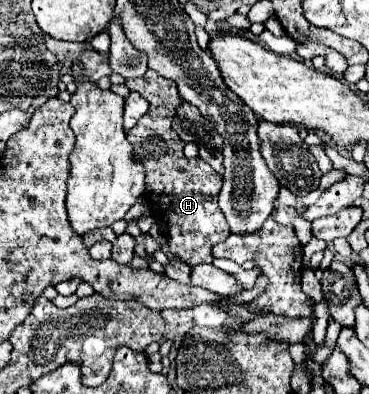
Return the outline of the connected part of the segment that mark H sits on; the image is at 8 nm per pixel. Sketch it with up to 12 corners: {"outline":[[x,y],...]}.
{"outline":[[127,79],[151,104],[131,130],[167,250],[211,262],[231,234],[223,178],[183,154],[173,80]]}

